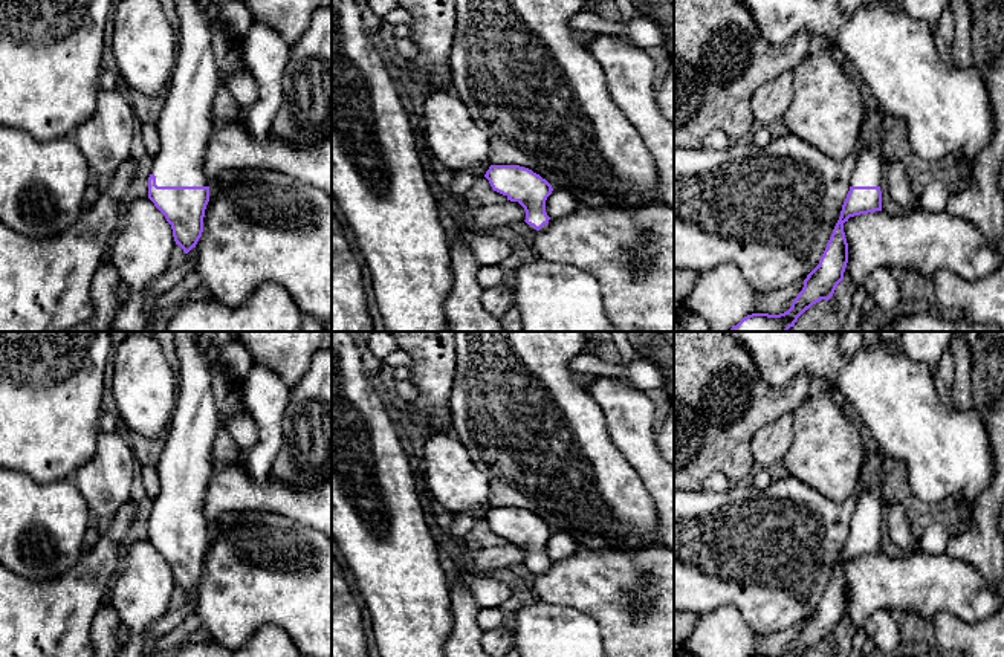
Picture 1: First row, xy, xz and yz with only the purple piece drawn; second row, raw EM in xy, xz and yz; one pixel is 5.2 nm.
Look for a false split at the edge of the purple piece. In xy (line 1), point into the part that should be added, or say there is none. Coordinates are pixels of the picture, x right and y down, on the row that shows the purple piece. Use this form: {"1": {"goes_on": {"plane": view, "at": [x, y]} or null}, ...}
{"1": {"goes_on": {"plane": "xy", "at": [185, 122]}}}

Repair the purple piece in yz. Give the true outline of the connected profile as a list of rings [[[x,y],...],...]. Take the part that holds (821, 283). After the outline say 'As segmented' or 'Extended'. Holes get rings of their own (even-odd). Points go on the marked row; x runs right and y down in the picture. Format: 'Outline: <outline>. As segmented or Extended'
Outline: [[[883,108],[863,112],[857,134],[857,163],[850,177],[850,191],[842,205],[840,217],[833,229],[819,264],[804,280],[804,287],[793,299],[792,307],[779,315],[752,313],[743,318],[729,332],[787,332],[798,318],[821,299],[830,299],[844,280],[848,263],[848,243],[844,223],[850,217],[882,211],[883,163],[886,162],[886,134],[882,121]]]. Extended

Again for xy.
Outline: [[[176,0],[176,8],[180,23],[180,50],[157,121],[160,148],[148,177],[148,199],[171,225],[176,244],[188,254],[202,237],[205,209],[209,202],[209,179],[203,171],[203,153],[215,127],[212,105],[219,93],[219,64],[211,40],[214,9],[202,0]]]. Extended

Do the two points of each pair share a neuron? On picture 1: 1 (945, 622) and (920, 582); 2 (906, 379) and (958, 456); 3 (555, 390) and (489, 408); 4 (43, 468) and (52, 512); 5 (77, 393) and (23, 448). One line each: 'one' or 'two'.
1: two
2: one
3: one
4: two
5: one

